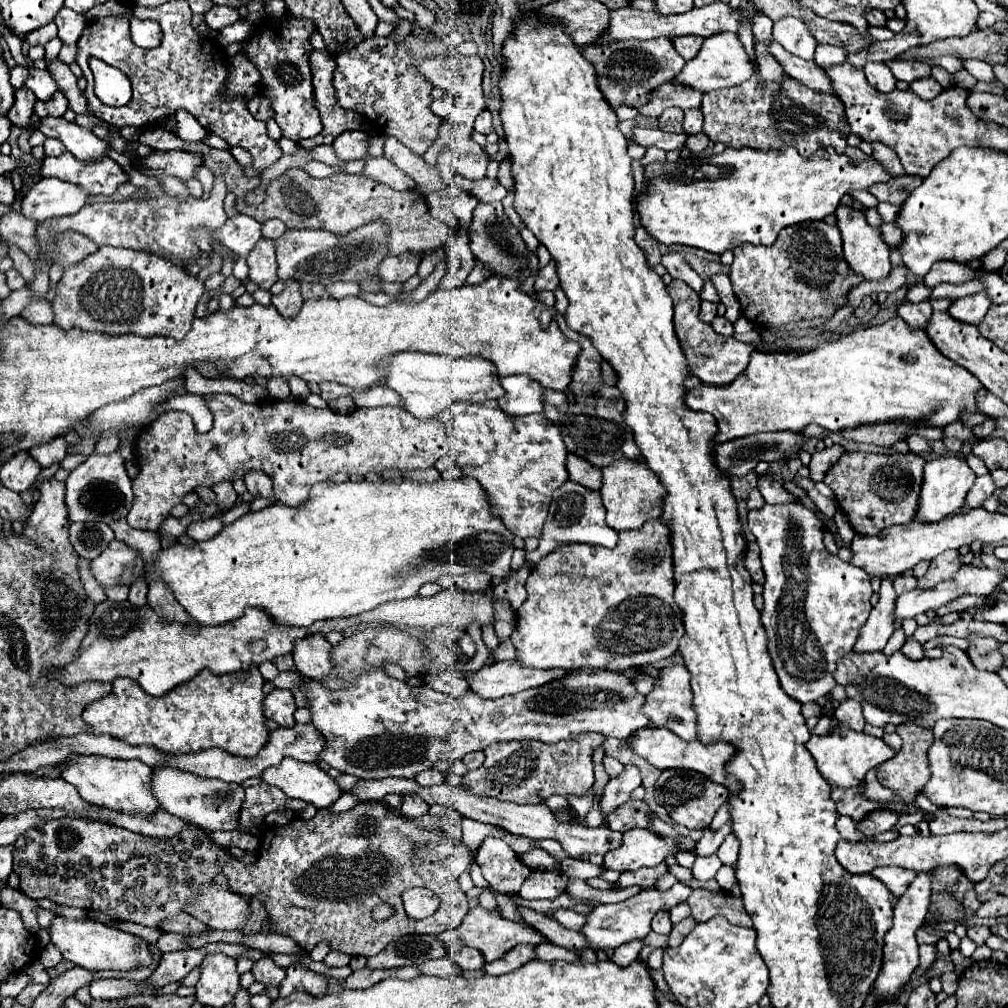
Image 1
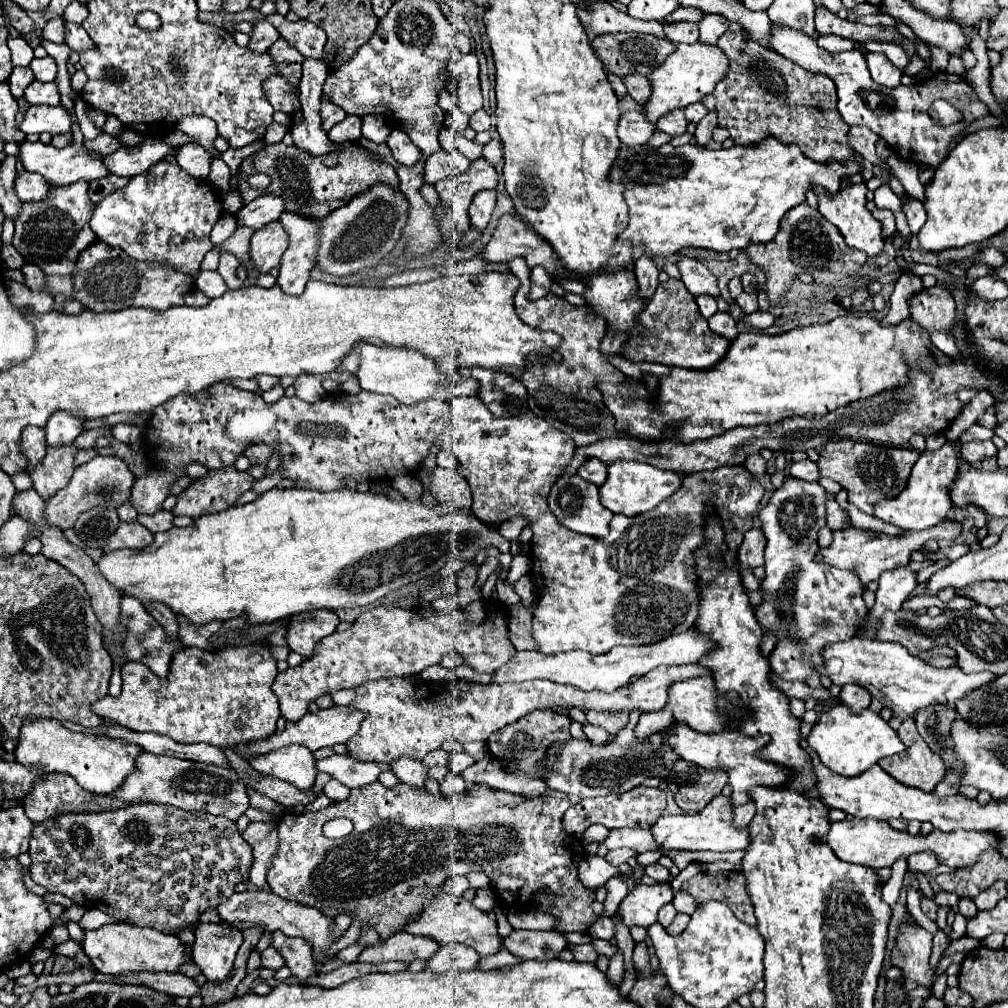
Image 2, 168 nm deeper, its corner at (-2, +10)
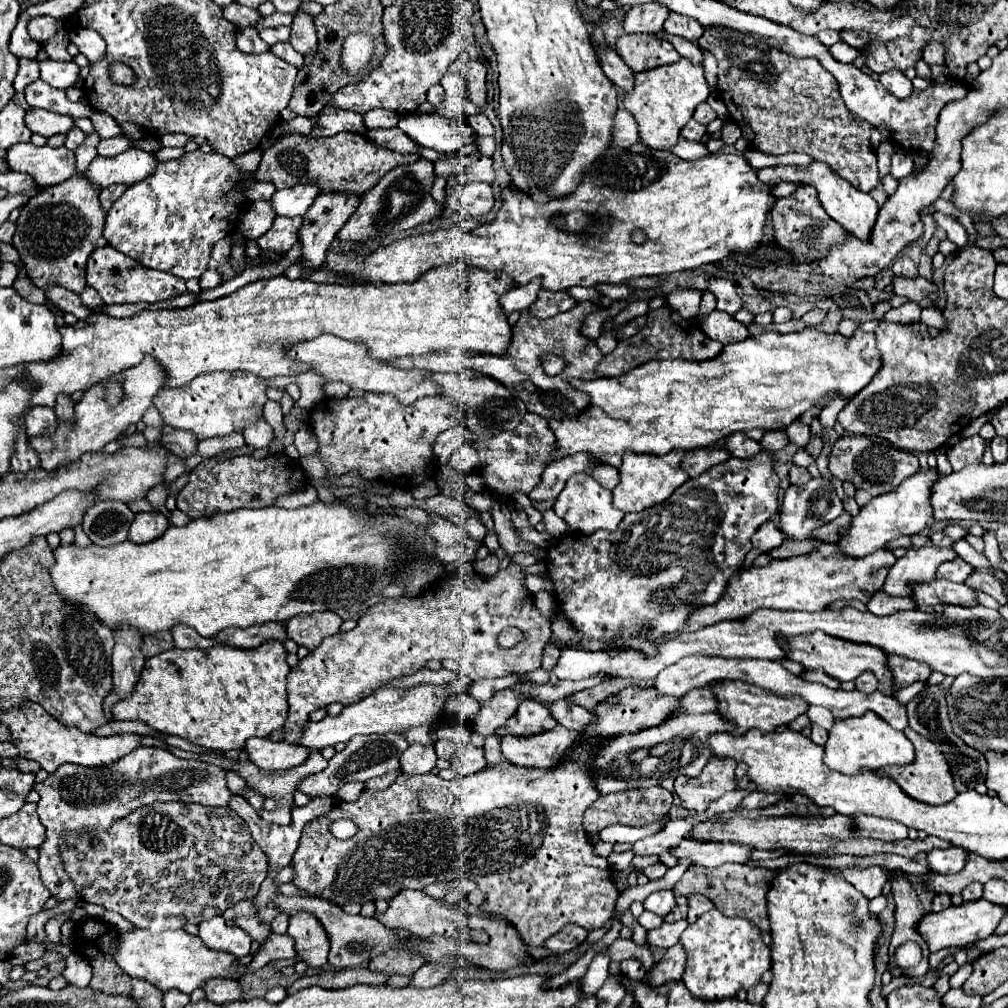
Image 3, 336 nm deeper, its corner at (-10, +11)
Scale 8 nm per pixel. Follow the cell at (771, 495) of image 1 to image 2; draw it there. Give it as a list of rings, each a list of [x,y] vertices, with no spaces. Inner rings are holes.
[[[750,455],[750,459],[746,459],[744,467],[746,467],[752,475],[756,475],[756,477],[766,475],[766,461],[764,461],[760,455]]]

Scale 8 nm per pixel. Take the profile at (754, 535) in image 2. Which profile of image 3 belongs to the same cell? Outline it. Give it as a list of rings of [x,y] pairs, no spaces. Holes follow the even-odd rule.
[[[764,522],[764,526],[760,526],[760,530],[756,530],[756,534],[752,536],[752,546],[758,548],[760,552],[770,552],[778,548],[782,540],[784,540],[782,530],[774,522]]]

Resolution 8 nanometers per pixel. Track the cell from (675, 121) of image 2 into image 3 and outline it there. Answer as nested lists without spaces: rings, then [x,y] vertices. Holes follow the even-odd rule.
[[[690,120],[690,122],[684,126],[684,130],[682,130],[682,138],[686,138],[686,140],[696,140],[696,142],[700,142],[700,140],[704,138],[704,134],[706,134],[706,126],[698,124],[696,120]]]

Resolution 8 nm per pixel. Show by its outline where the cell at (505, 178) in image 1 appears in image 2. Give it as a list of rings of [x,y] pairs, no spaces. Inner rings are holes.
[[[498,139],[490,141],[488,145],[484,145],[484,159],[490,163],[490,165],[496,165],[504,159],[504,153],[502,153],[502,143]]]

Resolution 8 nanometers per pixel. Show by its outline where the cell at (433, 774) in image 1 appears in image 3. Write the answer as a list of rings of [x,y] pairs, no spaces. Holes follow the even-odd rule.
[[[438,740],[438,742],[434,744],[434,748],[436,748],[438,758],[446,758],[446,760],[450,760],[452,752],[456,750],[456,744],[454,744],[454,742],[448,742],[448,740]]]

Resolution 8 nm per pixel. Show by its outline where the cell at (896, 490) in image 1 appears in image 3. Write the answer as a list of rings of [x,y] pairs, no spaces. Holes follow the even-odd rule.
[[[842,436],[836,440],[828,456],[828,470],[832,472],[832,476],[836,476],[842,482],[852,482],[856,486],[858,506],[866,506],[878,494],[896,490],[896,486],[910,478],[918,468],[920,464],[916,454],[892,448],[892,444],[886,442],[878,444],[868,436]]]

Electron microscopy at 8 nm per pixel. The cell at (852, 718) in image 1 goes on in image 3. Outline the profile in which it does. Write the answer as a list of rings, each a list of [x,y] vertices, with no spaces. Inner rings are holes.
[[[872,672],[860,674],[854,682],[856,682],[856,690],[866,692],[866,694],[872,694],[872,692],[878,688],[878,680],[876,680],[876,676],[874,676]]]

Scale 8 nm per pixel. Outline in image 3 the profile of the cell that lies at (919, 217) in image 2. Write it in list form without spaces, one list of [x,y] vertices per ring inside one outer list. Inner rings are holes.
[[[940,212],[934,214],[934,220],[938,222],[938,226],[942,226],[942,228],[948,232],[948,240],[950,240],[950,242],[954,242],[958,248],[964,248],[964,246],[966,246],[968,234],[966,234],[966,230],[964,230],[956,220],[952,220],[950,216],[944,216],[944,214],[940,214]]]

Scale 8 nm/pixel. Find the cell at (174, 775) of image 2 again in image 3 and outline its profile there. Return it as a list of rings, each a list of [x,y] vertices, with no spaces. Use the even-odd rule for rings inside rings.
[[[138,746],[124,758],[118,758],[106,766],[80,766],[62,764],[44,782],[34,784],[40,794],[38,816],[46,828],[46,840],[40,844],[38,870],[44,886],[58,900],[78,898],[74,882],[64,870],[60,858],[62,832],[88,832],[88,830],[108,830],[116,820],[128,816],[140,806],[150,806],[154,802],[196,802],[204,806],[228,806],[232,792],[226,786],[224,770],[216,764],[200,760],[176,758],[172,752],[162,748]]]

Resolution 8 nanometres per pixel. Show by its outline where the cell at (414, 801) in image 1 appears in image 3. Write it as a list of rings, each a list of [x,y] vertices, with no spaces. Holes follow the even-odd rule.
[[[410,744],[410,748],[400,756],[402,772],[408,774],[426,774],[436,766],[436,752],[434,746],[426,744]]]

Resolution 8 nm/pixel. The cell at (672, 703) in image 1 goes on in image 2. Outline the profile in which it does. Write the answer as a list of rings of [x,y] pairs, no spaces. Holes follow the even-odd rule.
[[[710,675],[694,677],[686,681],[672,683],[668,687],[668,703],[672,709],[674,721],[688,725],[698,733],[726,731],[728,723],[714,713],[716,709],[716,689]]]

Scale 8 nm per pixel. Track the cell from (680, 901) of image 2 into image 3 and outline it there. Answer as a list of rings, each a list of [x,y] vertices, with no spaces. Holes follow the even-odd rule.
[[[690,894],[688,896],[688,922],[696,922],[704,912],[712,910],[712,902],[708,902],[708,898],[704,898],[702,894]]]

